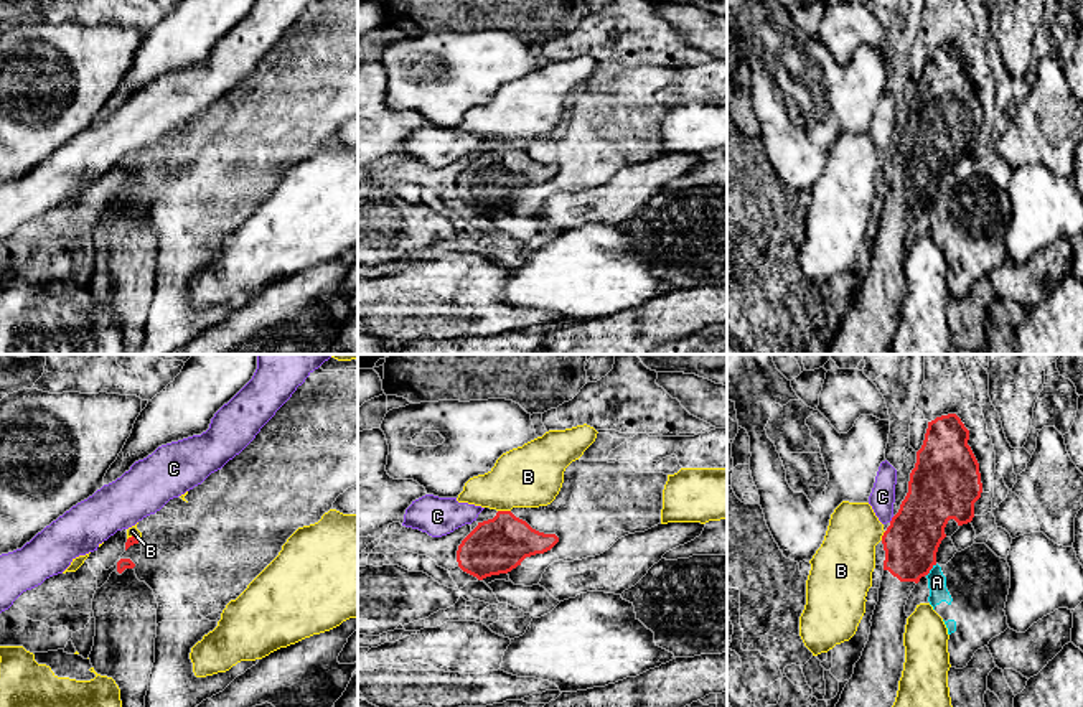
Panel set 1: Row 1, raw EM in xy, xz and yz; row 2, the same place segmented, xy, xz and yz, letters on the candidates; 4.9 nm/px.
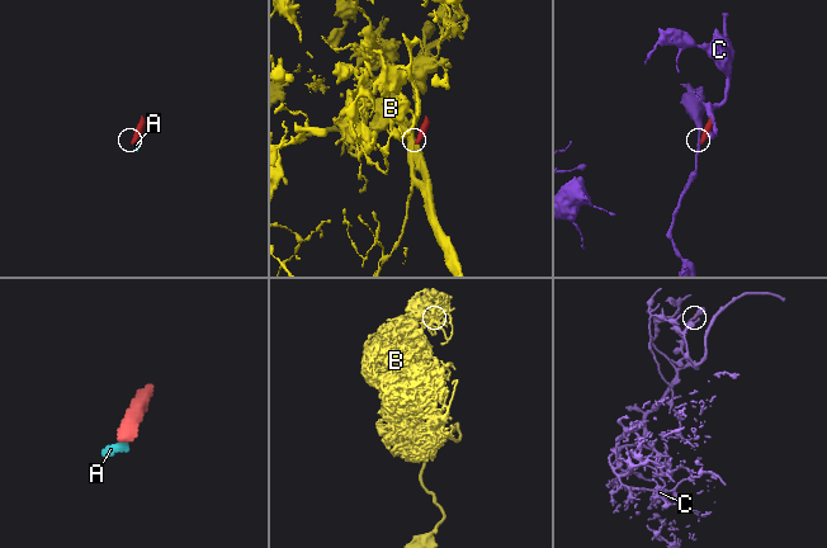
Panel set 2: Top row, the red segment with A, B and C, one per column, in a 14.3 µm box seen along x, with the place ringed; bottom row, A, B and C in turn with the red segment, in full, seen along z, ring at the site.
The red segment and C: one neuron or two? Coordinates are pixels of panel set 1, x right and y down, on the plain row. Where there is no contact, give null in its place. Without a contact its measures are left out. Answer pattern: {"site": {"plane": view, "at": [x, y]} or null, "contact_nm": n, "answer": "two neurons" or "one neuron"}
{"site": {"plane": "yz", "at": [892, 150]}, "contact_nm": 40, "answer": "two neurons"}

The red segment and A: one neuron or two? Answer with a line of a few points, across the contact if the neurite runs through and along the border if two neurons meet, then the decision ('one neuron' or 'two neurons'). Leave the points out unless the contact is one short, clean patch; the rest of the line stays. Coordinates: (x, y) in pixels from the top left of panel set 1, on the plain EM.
line yz (937, 195), (927, 206); two neurons

